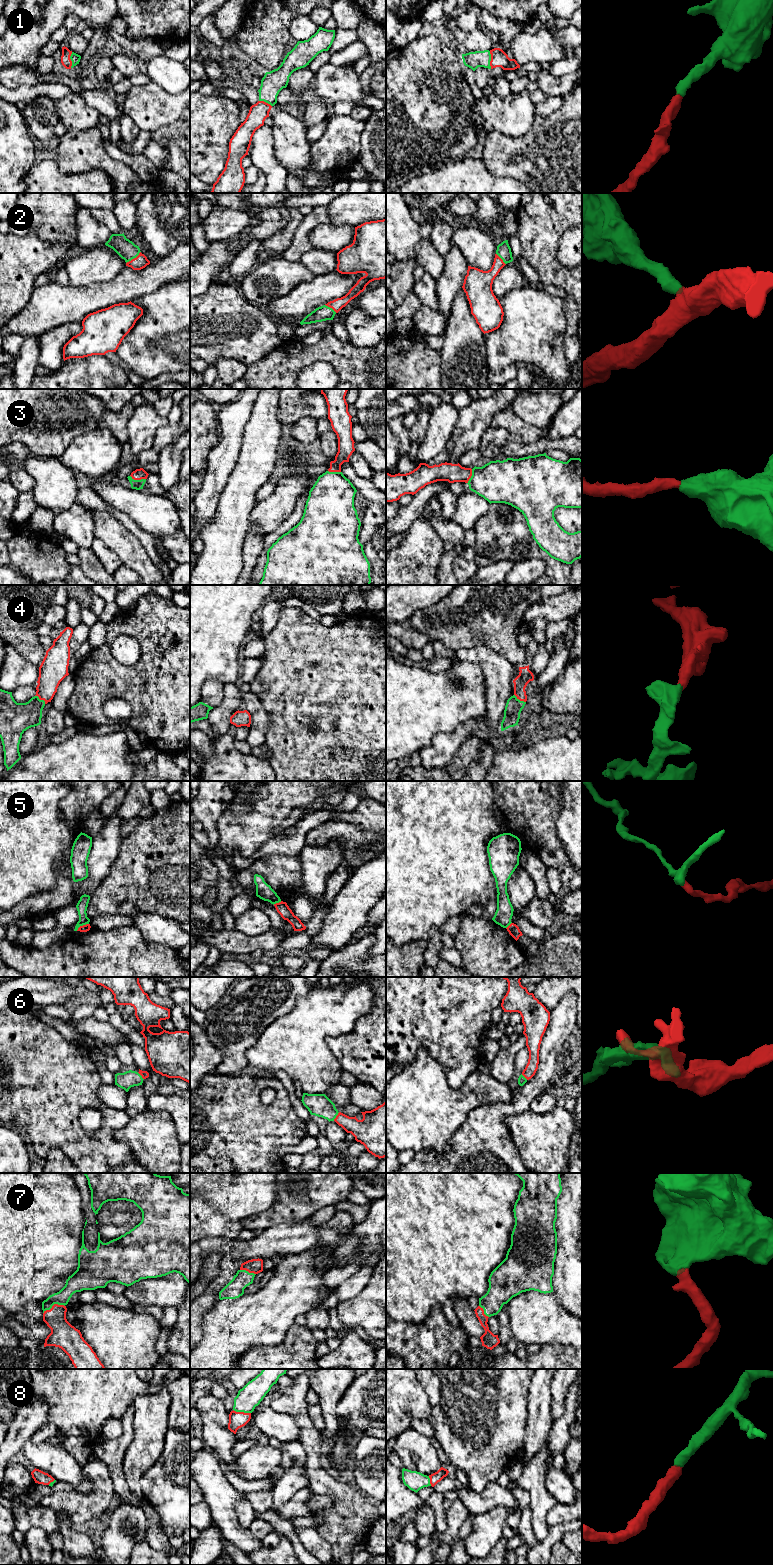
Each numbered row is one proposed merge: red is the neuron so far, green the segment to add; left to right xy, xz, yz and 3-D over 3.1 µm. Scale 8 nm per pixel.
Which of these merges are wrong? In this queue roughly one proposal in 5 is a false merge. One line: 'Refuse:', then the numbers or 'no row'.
Refuse: 5

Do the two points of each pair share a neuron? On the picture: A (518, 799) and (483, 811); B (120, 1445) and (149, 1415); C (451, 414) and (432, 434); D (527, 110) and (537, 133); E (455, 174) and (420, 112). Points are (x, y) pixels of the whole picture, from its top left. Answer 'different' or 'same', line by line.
A: different
B: different
C: same
D: different
E: different

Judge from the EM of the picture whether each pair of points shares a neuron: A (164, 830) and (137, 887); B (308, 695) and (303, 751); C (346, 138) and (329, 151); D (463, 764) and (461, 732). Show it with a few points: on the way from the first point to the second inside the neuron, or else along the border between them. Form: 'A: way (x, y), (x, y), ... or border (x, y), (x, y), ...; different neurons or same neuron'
A: way (164, 844), (164, 860), (151, 873); same neuron
B: way (303, 709), (303, 737); same neuron
C: way (342, 142), (333, 151); same neuron
D: border (473, 734), (460, 746), (449, 764); different neurons

